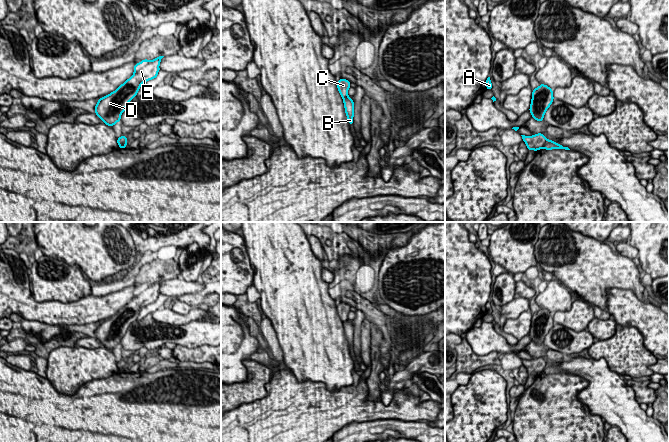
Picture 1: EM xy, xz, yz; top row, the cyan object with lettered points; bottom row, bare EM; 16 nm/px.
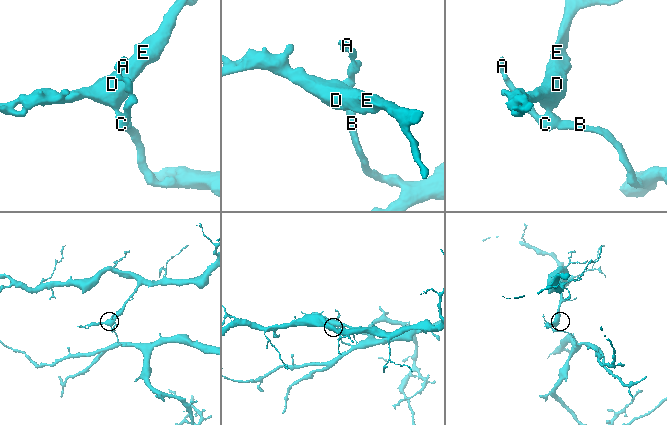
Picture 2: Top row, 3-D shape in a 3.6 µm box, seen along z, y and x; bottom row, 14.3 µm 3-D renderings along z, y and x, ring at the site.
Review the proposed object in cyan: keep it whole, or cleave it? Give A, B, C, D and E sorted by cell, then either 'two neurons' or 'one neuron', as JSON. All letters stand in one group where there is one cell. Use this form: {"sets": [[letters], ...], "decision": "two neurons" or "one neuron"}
{"sets": [["A", "C", "D", "E"], ["B"]], "decision": "two neurons"}

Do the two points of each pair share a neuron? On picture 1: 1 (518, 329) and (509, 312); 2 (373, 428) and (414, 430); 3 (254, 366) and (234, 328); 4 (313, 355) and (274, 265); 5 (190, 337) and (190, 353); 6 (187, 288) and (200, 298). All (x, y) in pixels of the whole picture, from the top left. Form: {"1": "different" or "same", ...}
{"1": "different", "2": "same", "3": "different", "4": "same", "5": "different", "6": "different"}

